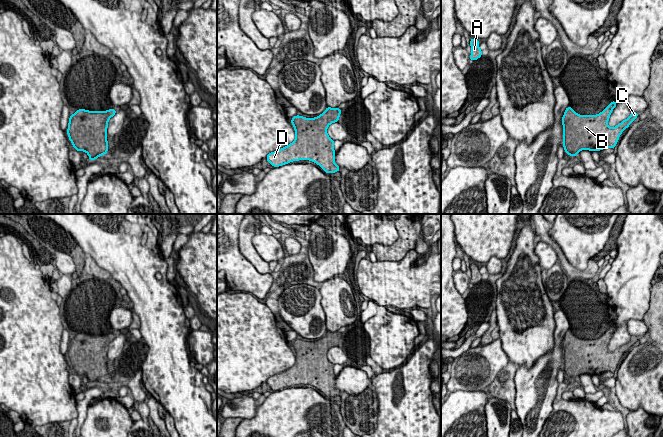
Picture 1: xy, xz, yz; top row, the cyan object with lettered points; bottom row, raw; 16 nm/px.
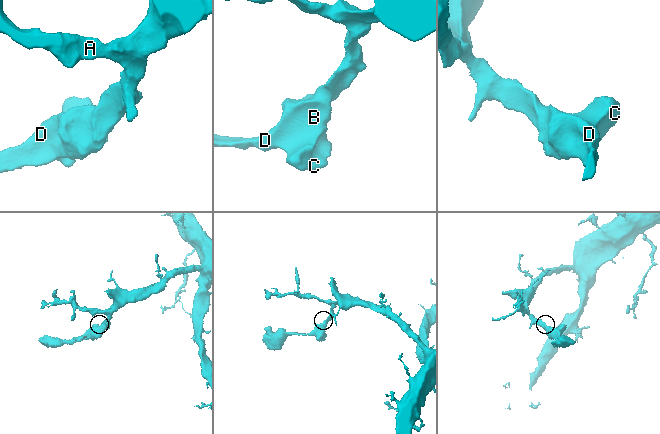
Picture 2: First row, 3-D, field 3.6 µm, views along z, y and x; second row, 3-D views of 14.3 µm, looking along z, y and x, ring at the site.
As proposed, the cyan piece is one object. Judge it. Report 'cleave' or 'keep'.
keep

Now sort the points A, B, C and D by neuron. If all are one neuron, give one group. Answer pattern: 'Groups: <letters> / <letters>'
Groups: A B C D

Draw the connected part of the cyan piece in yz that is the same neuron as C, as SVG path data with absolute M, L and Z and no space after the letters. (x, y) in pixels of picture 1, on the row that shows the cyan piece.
M612 101L601 113L597 115L579 115L568 106L562 117L563 147L566 154L577 156L581 150L600 151L605 148L614 149L622 132L638 117L638 113L631 111L630 116L617 124L614 128L608 126L608 120L617 102Z

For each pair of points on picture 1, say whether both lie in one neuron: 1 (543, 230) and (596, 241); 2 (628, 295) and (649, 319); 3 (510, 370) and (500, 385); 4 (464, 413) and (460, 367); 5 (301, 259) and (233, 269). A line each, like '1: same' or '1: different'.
1: different
2: different
3: same
4: different
5: same

